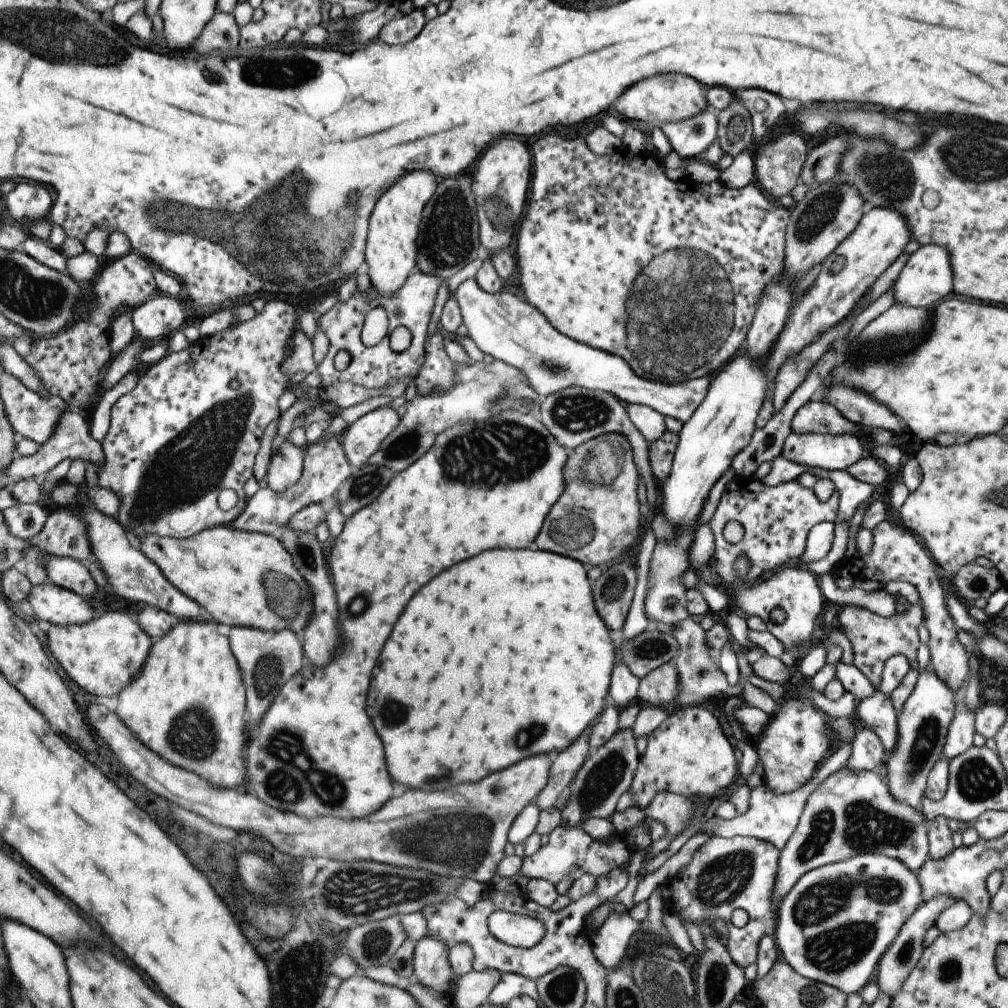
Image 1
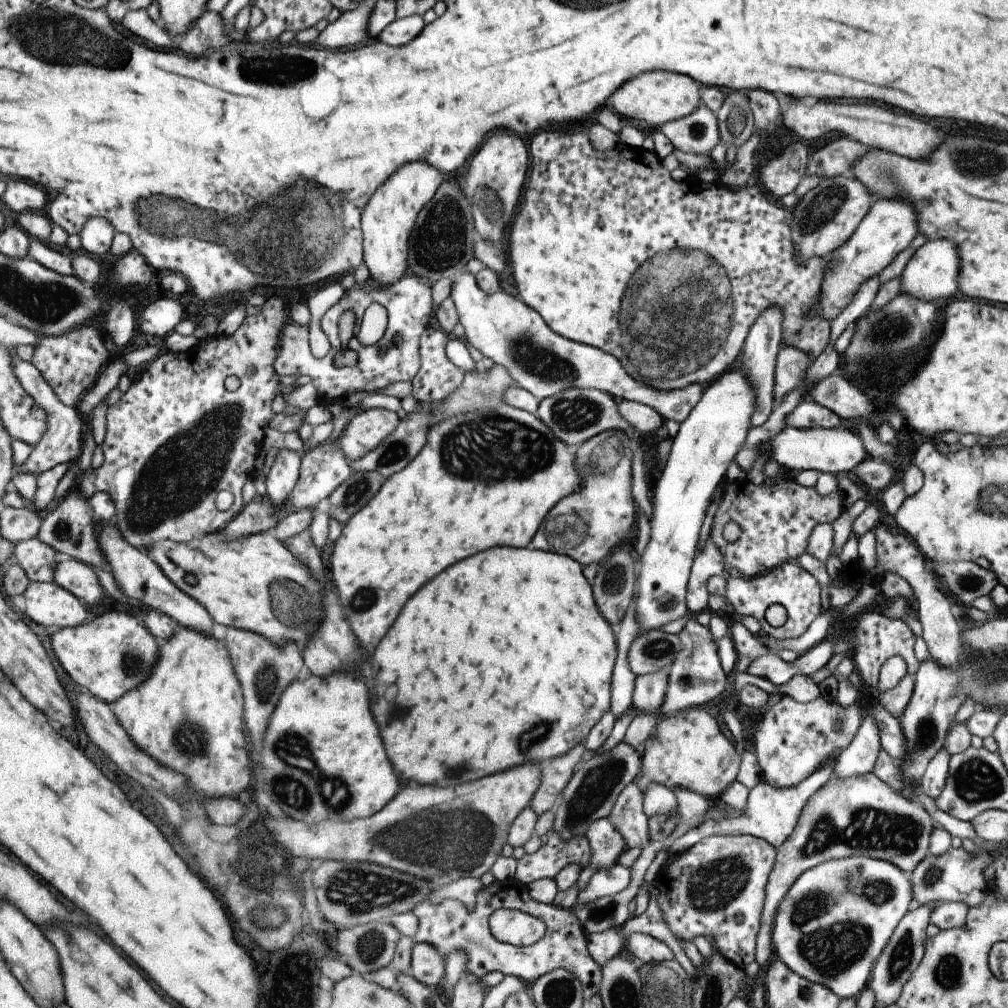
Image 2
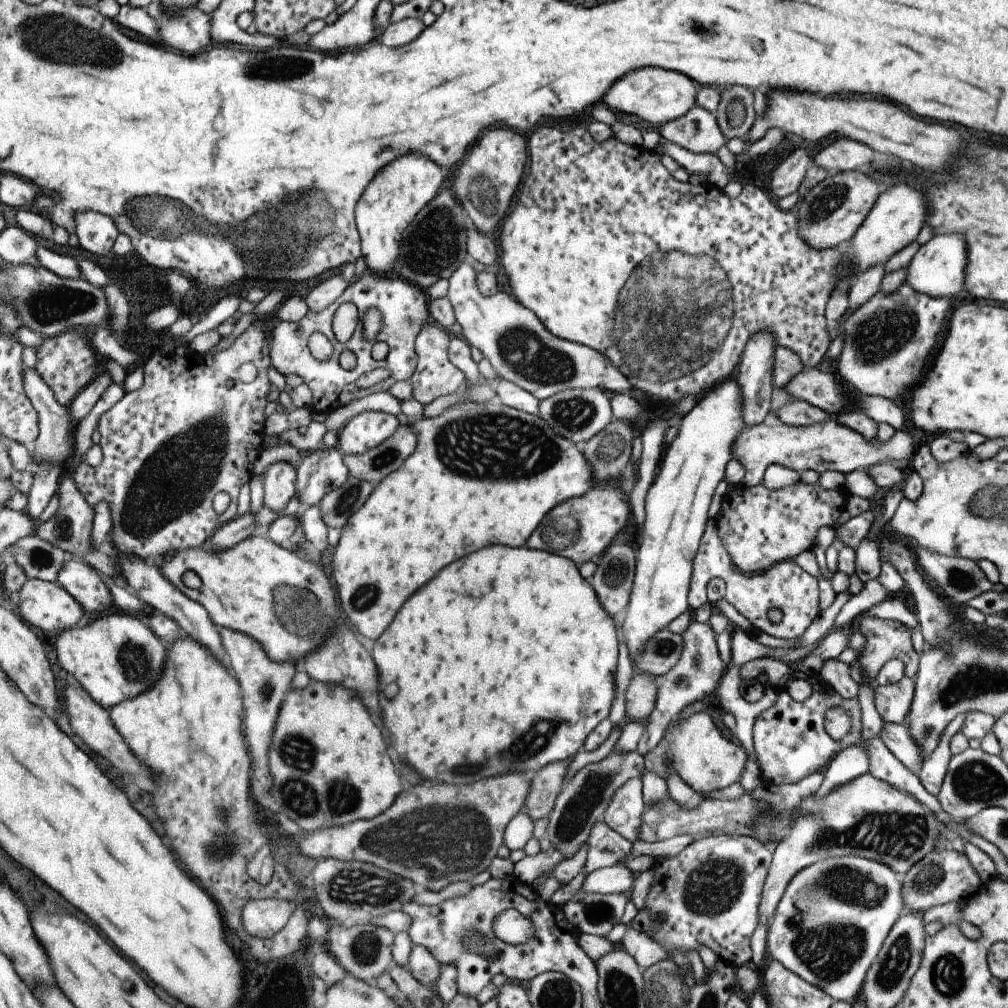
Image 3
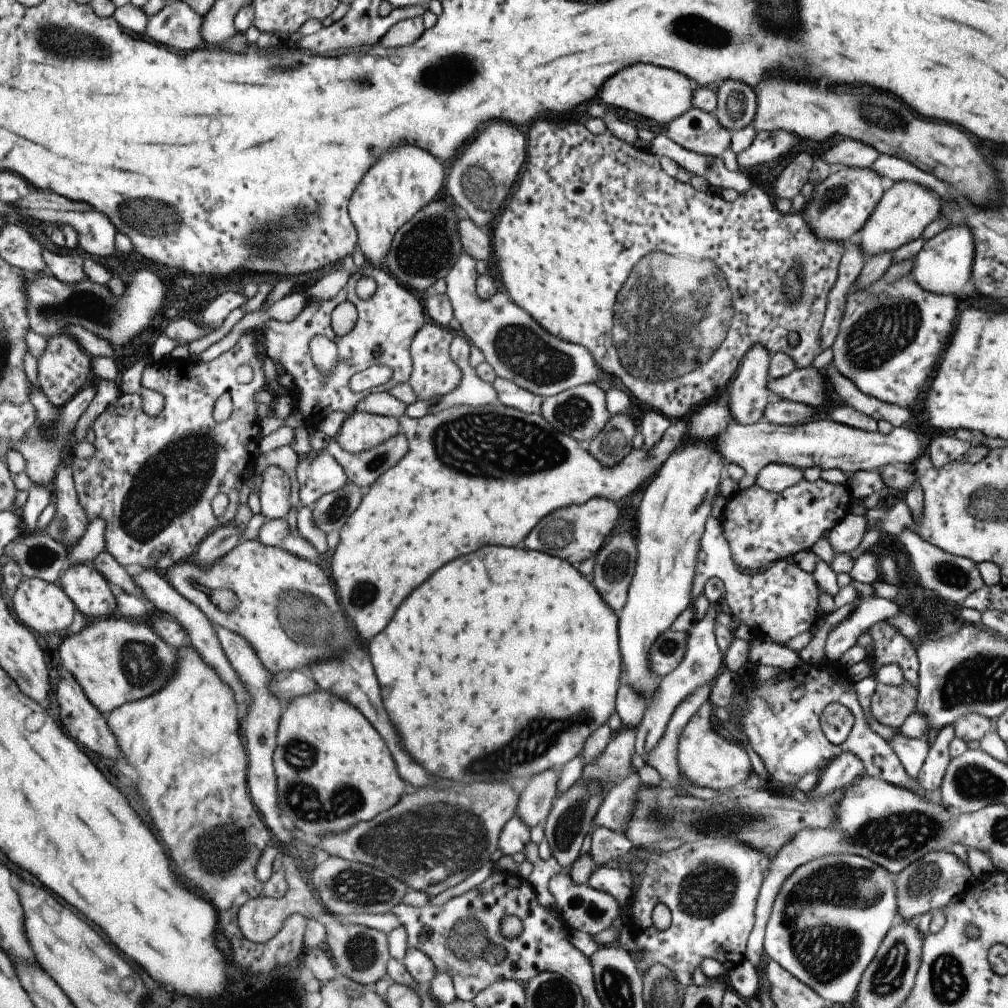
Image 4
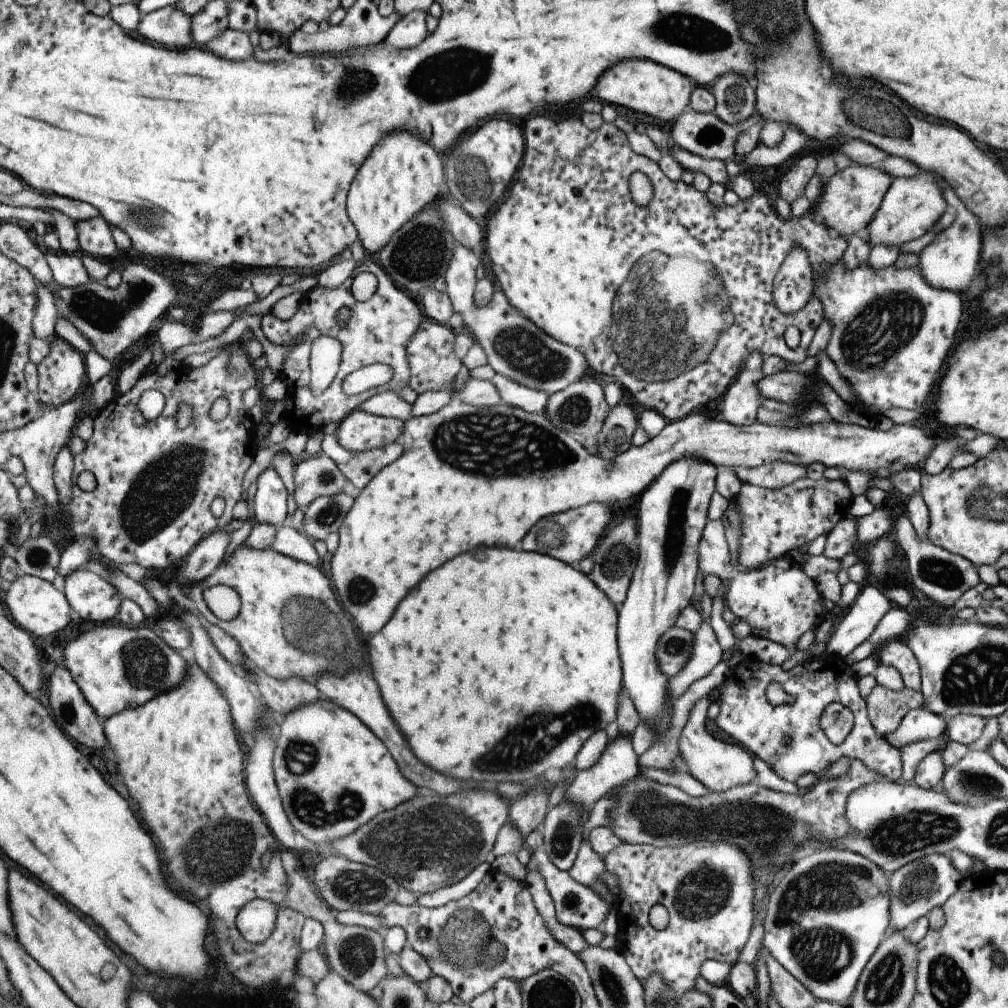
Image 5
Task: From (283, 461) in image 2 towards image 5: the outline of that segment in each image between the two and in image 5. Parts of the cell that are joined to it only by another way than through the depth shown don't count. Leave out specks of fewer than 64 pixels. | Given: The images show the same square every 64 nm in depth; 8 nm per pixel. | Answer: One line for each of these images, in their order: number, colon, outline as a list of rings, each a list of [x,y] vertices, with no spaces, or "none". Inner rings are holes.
3: [[[277,462],[271,464],[263,478],[263,506],[273,512],[283,512],[293,496],[297,496],[299,466]]]
4: [[[279,466],[263,468],[263,482],[259,486],[261,516],[267,520],[283,520],[291,510],[291,478]]]
5: [[[267,468],[257,480],[257,492],[253,500],[253,518],[259,524],[275,524],[283,526],[287,524],[287,498],[289,492],[275,468]]]

